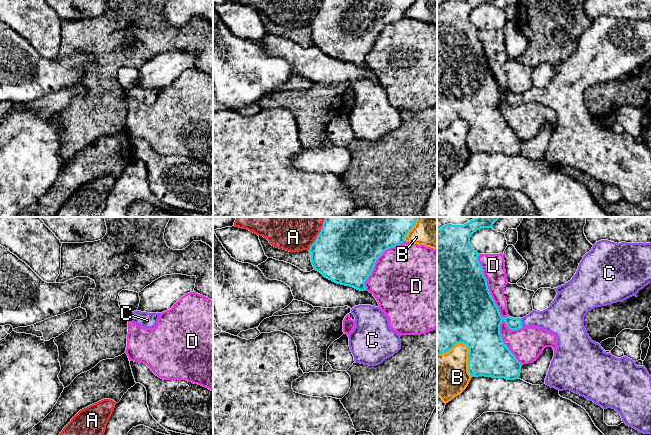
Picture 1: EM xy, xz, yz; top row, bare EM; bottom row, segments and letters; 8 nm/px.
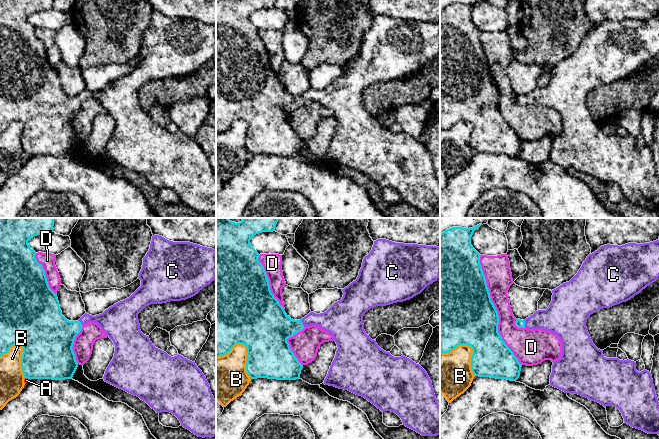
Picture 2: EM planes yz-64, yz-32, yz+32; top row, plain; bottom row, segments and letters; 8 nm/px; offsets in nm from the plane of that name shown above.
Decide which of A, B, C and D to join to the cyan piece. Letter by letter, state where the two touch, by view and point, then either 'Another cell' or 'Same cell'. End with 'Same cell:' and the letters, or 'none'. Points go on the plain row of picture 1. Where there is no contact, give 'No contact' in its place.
A: Touches cyan at xz (317, 13). Another cell
B: Touches cyan at yz (467, 121). Another cell
C: Touches cyan at yz (521, 98). Same cell
D: Touches cyan at yz (498, 85). Another cell
Same cell: C

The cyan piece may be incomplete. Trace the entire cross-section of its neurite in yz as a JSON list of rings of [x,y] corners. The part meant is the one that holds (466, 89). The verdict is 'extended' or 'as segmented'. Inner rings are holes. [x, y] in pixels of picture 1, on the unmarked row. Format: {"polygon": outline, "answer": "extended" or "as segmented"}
{"polygon": [[[447,0],[437,6],[437,130],[447,129],[457,119],[463,119],[469,124],[468,148],[472,153],[515,156],[520,152],[522,140],[502,116],[502,97],[505,97],[510,106],[531,102],[545,105],[557,114],[557,126],[545,154],[546,161],[559,167],[570,166],[603,185],[615,185],[627,202],[644,210],[651,210],[651,152],[647,145],[644,142],[637,142],[635,137],[626,132],[617,134],[611,129],[606,129],[599,119],[591,116],[584,103],[584,93],[592,85],[624,77],[651,59],[651,19],[617,20],[608,16],[596,18],[583,32],[572,55],[554,64],[557,71],[547,85],[540,88],[533,86],[523,94],[502,94],[489,68],[487,56],[478,37],[479,30],[470,20],[470,13],[474,8],[492,2],[493,0]]], "answer": "extended"}

